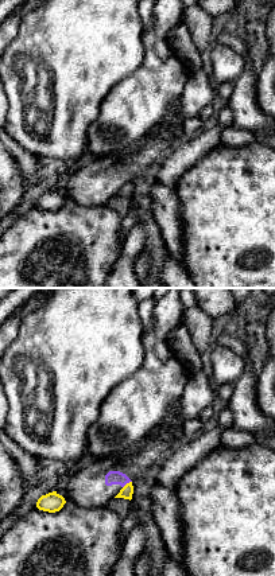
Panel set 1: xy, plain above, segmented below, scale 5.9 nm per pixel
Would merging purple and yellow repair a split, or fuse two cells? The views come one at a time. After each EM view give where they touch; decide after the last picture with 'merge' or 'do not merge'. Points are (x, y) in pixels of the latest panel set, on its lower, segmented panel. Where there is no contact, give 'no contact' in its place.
(127, 482)

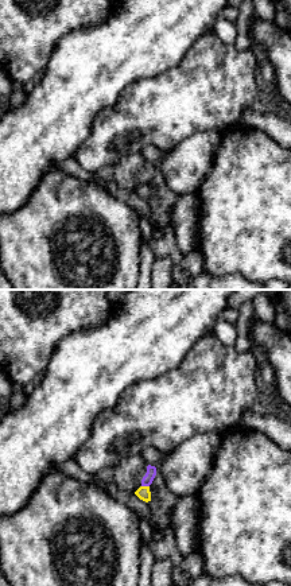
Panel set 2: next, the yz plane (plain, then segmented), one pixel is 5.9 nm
(146, 485)

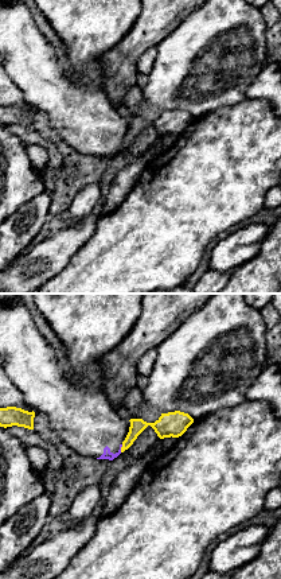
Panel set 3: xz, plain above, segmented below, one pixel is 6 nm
(120, 449)

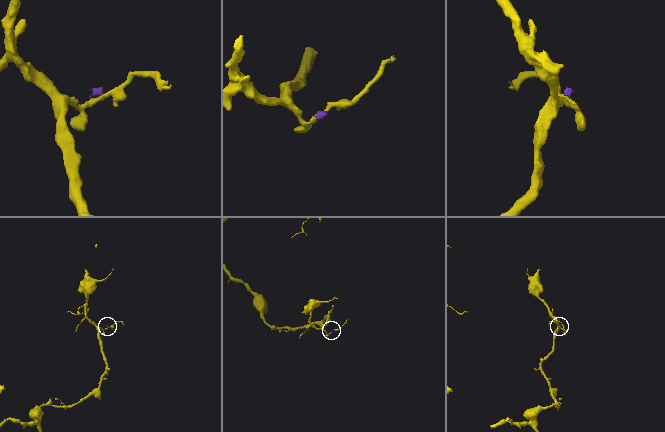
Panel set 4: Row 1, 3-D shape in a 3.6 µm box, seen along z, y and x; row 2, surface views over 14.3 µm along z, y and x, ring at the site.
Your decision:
do not merge

